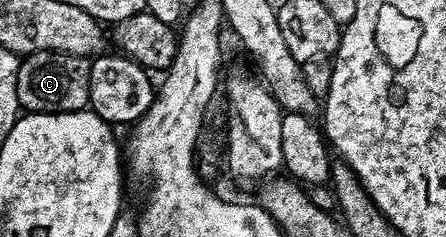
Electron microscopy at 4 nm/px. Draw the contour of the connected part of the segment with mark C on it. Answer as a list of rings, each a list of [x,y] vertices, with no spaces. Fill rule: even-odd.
[[[29,52],[21,59],[16,75],[18,102],[29,112],[83,112],[89,107],[90,66],[87,56],[65,52]]]

